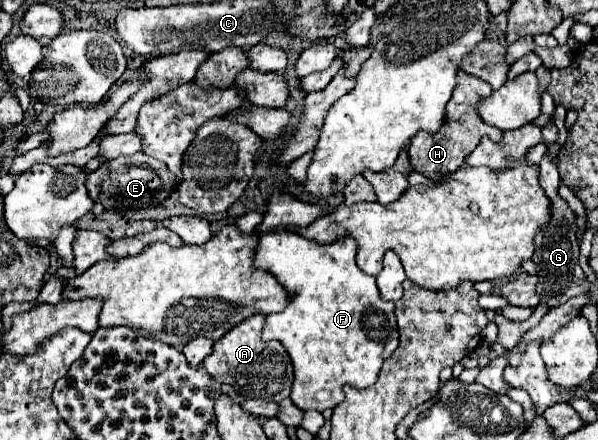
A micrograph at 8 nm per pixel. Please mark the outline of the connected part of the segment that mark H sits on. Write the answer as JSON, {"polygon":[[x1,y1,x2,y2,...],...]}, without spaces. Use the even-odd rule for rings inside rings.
{"polygon":[[465,71,457,73,457,85,453,89,451,101,447,103,447,117,445,117,441,129,437,129,435,133,415,133,415,137,411,137,409,157,411,157,411,165,419,173,429,177,431,181,441,181,445,175,457,171,465,163,467,155,473,151,473,147,479,143,479,139,487,136,486,131,491,126,479,117,477,107,475,107,477,101,489,93,491,93,491,85,485,83,483,79,467,75],[471,135,479,135,479,137,475,141,471,141]]}

